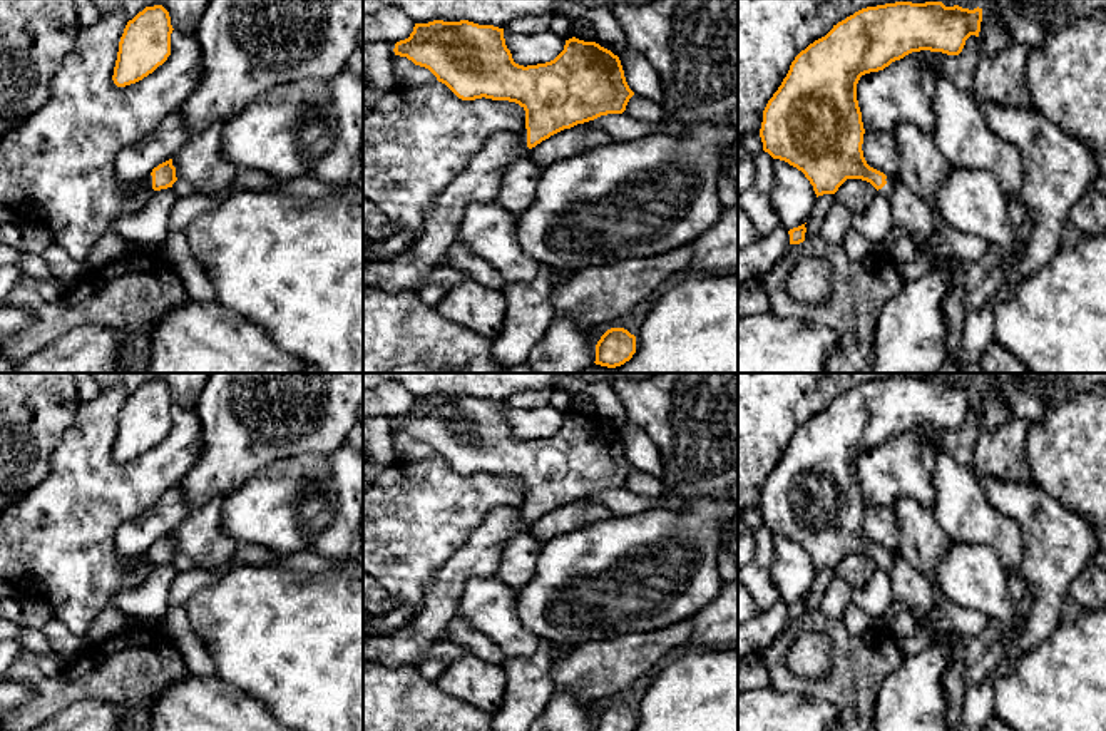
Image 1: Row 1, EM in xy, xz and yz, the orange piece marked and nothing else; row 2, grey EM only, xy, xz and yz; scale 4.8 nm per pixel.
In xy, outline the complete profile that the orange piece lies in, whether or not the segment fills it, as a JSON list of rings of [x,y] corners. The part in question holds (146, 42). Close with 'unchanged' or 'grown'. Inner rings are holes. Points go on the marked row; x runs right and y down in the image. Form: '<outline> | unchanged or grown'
[[[162,5],[146,7],[129,20],[119,42],[114,84],[136,84],[162,65],[171,55],[172,30],[169,12]]] | unchanged

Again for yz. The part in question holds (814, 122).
[[[895,2],[867,7],[801,50],[763,110],[763,151],[796,167],[818,196],[835,194],[847,179],[870,182],[890,199],[894,179],[870,167],[863,157],[863,122],[857,100],[862,75],[878,72],[912,52],[930,50],[959,55],[970,35],[979,37],[982,8],[945,7],[942,2]]] | grown

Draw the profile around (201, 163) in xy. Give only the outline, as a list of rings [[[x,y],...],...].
[[[228,120],[209,125],[189,141],[172,157],[177,181],[187,181],[199,194],[229,197],[236,167],[223,154],[223,127]]]

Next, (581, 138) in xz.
[[[584,122],[542,141],[529,151],[527,157],[545,169],[557,161],[564,161],[571,156],[582,154],[612,142],[614,141],[606,130]]]

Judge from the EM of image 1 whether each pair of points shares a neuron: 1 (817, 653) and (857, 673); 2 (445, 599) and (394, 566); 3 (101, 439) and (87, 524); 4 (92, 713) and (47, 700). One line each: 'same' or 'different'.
1: different
2: different
3: same
4: different

